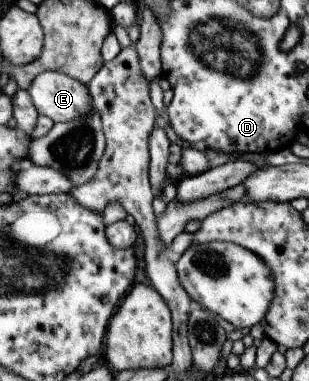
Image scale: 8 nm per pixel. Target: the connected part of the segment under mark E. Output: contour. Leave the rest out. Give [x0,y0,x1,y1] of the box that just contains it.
[27,72,93,124]

